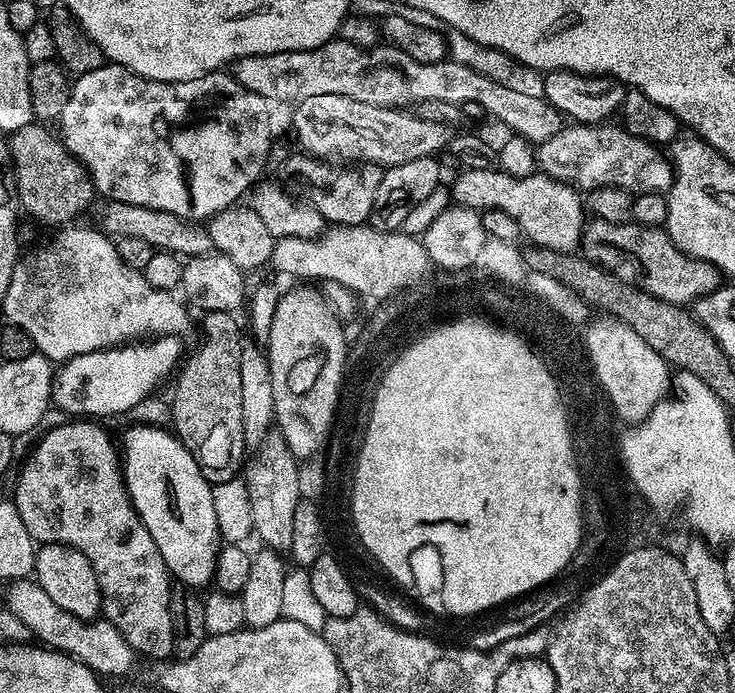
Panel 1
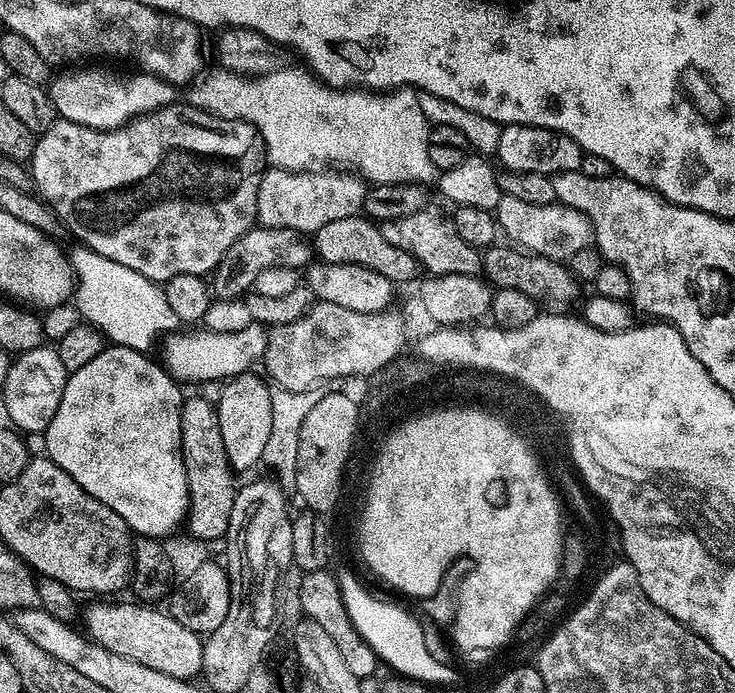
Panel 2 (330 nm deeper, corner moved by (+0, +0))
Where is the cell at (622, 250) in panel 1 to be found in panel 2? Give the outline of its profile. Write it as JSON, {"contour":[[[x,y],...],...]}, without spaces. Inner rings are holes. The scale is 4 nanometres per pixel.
{"contour":[[[493,246],[483,249],[482,252],[482,272],[489,285],[522,290],[522,294],[526,294],[548,314],[568,314],[575,309],[572,307],[575,306],[576,299],[577,304],[581,299],[582,284],[561,261],[551,260],[545,256],[534,256],[516,246],[500,247]]]}

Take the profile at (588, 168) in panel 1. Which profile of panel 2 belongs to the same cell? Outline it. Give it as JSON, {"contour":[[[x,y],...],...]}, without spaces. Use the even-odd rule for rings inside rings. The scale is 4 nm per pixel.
{"contour":[[[501,195],[498,206],[494,209],[499,231],[509,236],[513,245],[534,256],[545,256],[551,260],[567,262],[570,254],[589,247],[593,243],[592,223],[582,210],[574,210],[562,203],[532,206],[521,202],[519,198]]]}

